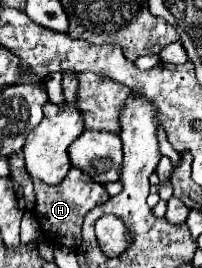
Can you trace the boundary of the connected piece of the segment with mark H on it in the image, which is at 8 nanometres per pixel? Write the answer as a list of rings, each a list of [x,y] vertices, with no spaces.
[[[72,168],[66,174],[66,178],[58,184],[58,188],[56,186],[48,186],[48,184],[36,180],[34,182],[34,192],[36,192],[34,216],[36,216],[38,224],[40,224],[40,230],[44,232],[46,240],[50,240],[56,246],[66,246],[66,248],[76,248],[80,244],[80,230],[82,230],[84,216],[94,206],[104,204],[108,200],[108,194],[106,194],[104,186],[98,184],[98,182],[94,182],[90,176],[86,176],[78,168]]]

